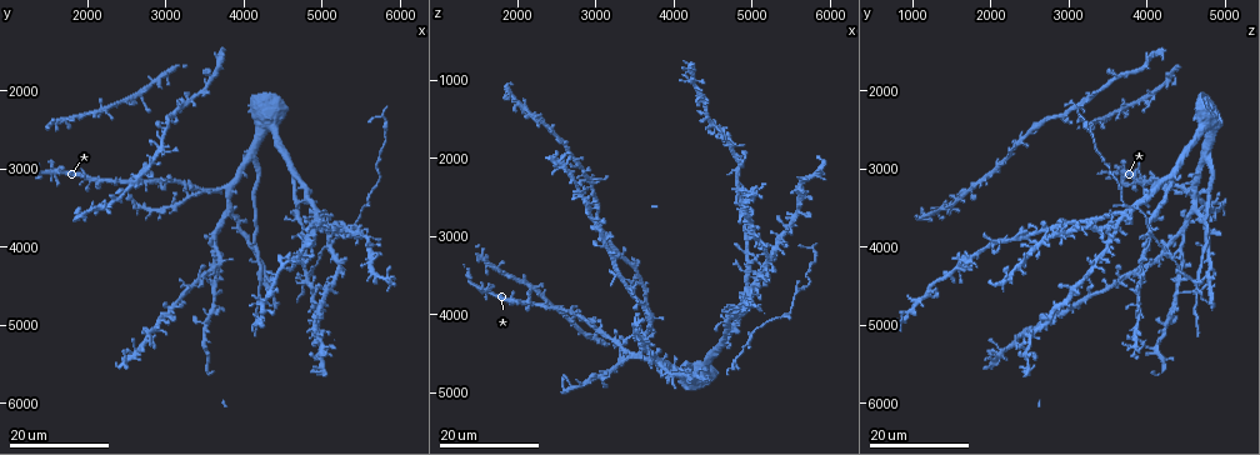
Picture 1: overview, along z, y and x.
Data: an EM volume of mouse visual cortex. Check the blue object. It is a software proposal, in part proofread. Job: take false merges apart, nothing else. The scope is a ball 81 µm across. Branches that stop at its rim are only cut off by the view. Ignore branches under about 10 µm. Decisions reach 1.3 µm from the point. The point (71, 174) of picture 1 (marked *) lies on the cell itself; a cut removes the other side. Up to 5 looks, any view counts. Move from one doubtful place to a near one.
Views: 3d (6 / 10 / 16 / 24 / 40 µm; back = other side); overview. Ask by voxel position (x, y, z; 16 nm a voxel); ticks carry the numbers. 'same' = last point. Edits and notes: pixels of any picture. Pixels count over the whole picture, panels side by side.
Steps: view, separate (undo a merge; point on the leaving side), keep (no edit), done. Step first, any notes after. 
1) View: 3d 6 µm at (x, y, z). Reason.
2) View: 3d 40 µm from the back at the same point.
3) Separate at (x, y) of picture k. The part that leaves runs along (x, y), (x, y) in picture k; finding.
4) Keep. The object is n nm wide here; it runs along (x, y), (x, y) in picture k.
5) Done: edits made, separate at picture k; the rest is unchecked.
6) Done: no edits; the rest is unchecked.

View: 3d 16 µm at (4150, 4200, 4750).

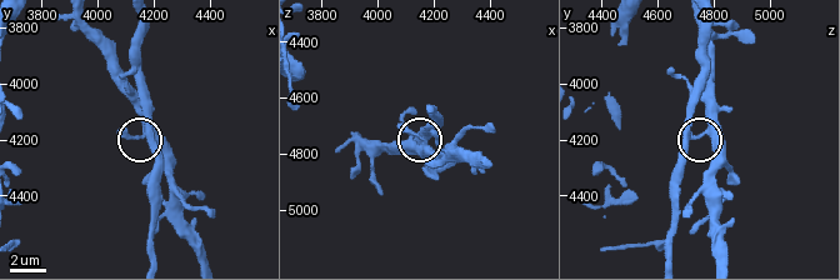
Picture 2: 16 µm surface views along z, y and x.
View: 3d 10 µm at (4190, 4170, 4770).

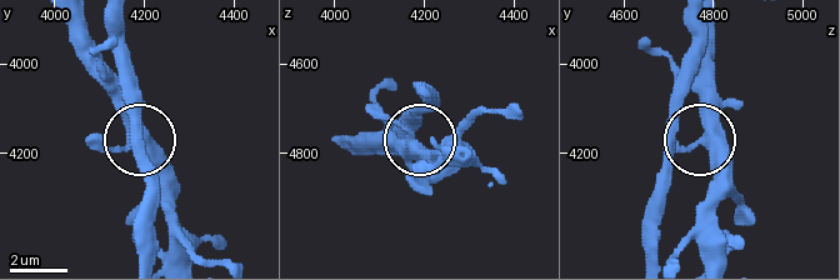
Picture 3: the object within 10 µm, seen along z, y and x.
Keep. The object is 390 nm wide here; it runs along (65, 25), (85, 68), (175, 188) in picture 3; one cell here.

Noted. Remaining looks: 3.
View: 3d 16 µm at (4800, 4350, 4550). Thick turns thin.

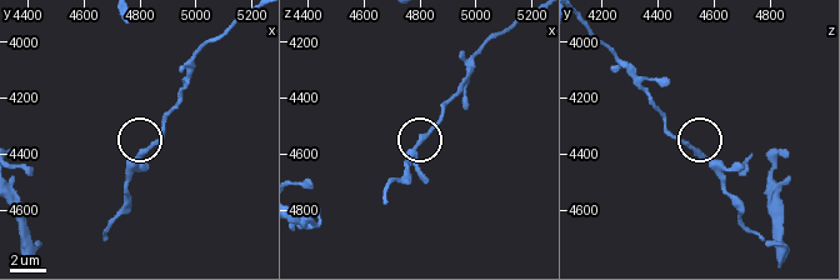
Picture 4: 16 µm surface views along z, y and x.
View: 3d 6 µm at (4830, 4380, 4520).

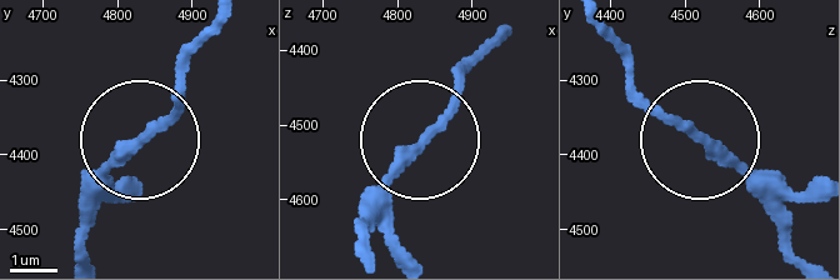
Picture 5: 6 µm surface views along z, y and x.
Keep. All the same cell.

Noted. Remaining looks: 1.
Done: no edits; the rest is unchecked.

